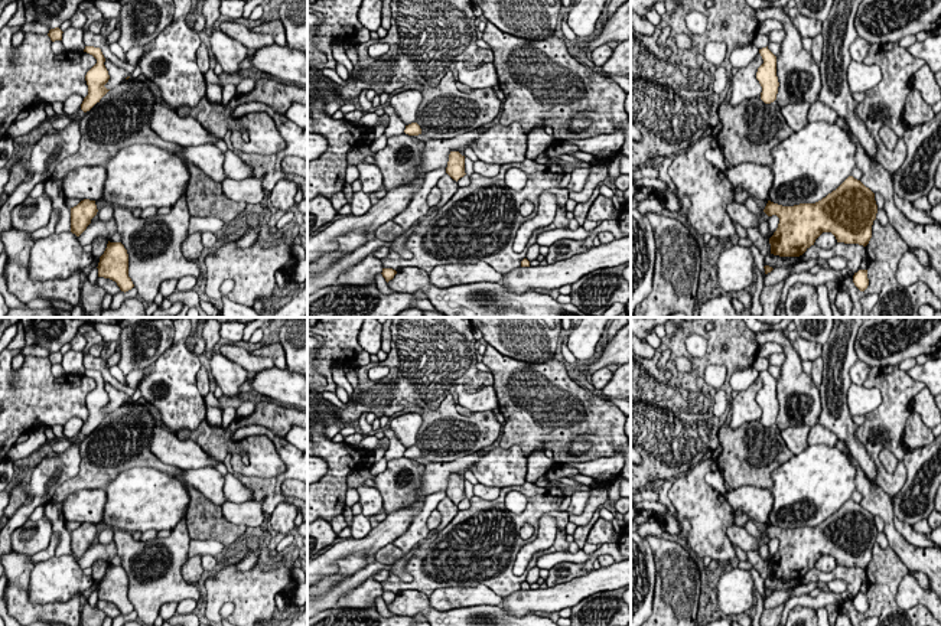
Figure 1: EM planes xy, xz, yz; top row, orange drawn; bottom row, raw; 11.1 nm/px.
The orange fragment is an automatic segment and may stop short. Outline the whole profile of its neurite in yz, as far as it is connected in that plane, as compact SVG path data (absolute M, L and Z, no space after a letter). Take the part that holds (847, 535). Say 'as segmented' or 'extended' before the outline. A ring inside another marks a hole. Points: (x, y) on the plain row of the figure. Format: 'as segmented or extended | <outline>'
as segmented | M849 499L815 526L782 529L768 524L763 535L779 541L778 551L769 561L771 577L800 580L823 555L831 555L837 565L866 570L872 561L877 528L875 516Z

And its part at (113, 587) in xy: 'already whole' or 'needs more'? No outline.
already whole

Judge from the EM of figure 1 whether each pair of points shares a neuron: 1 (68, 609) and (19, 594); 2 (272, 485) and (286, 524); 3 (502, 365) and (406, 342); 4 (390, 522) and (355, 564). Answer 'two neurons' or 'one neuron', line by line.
1: one neuron
2: two neurons
3: two neurons
4: two neurons

